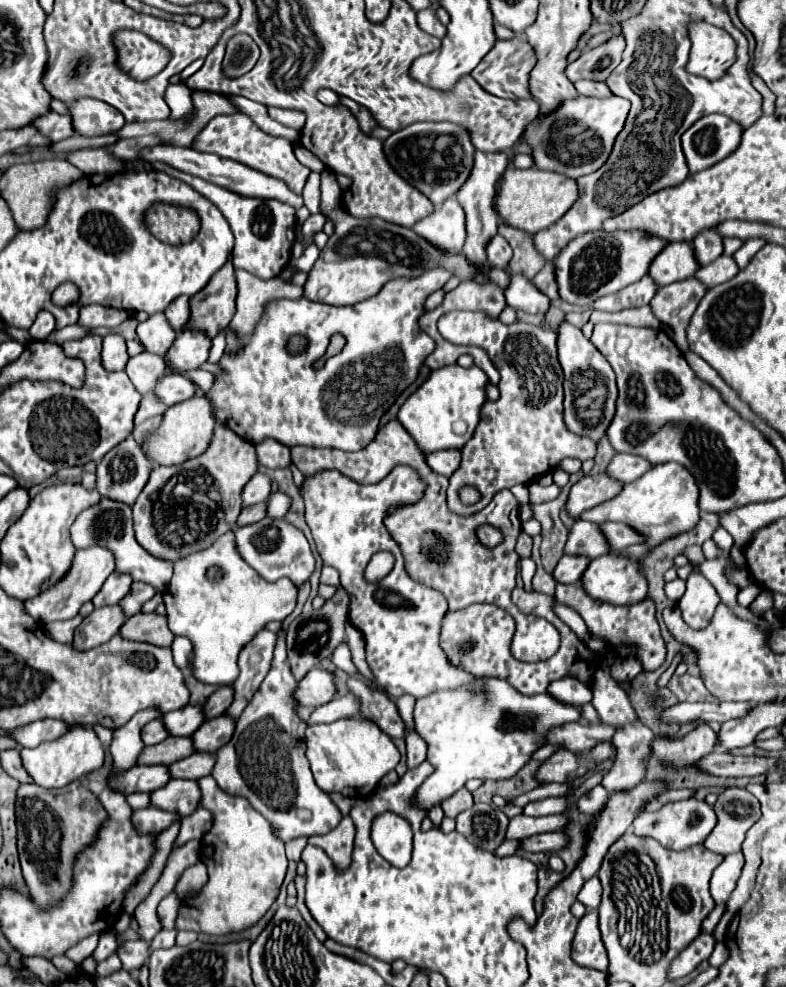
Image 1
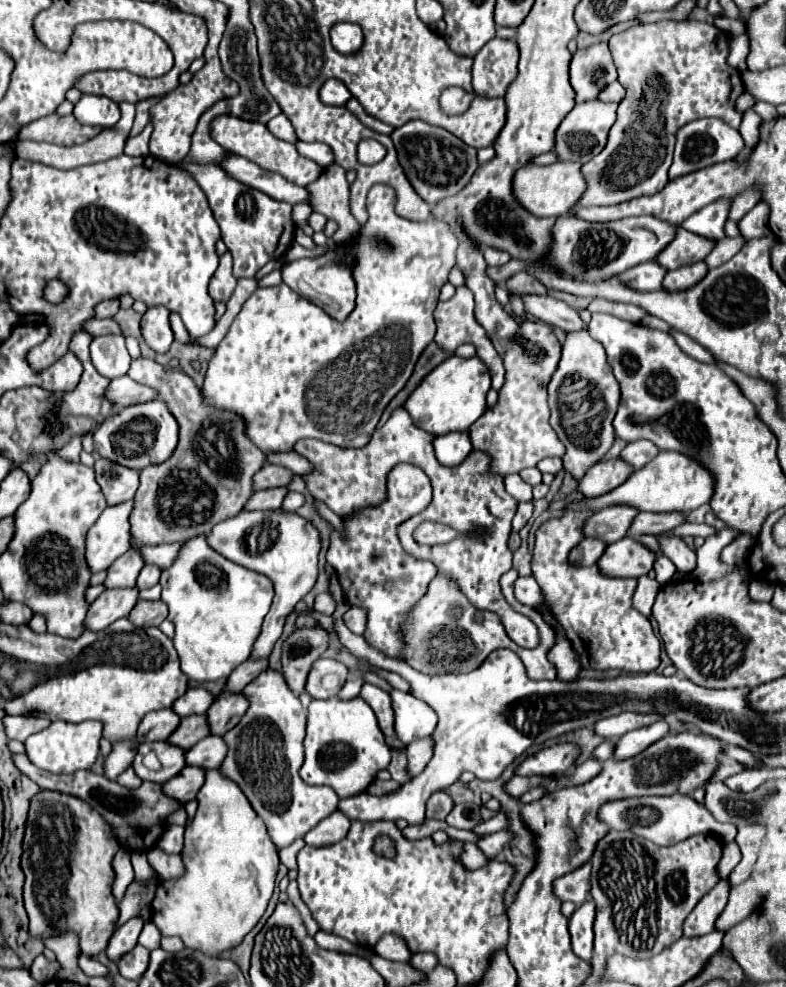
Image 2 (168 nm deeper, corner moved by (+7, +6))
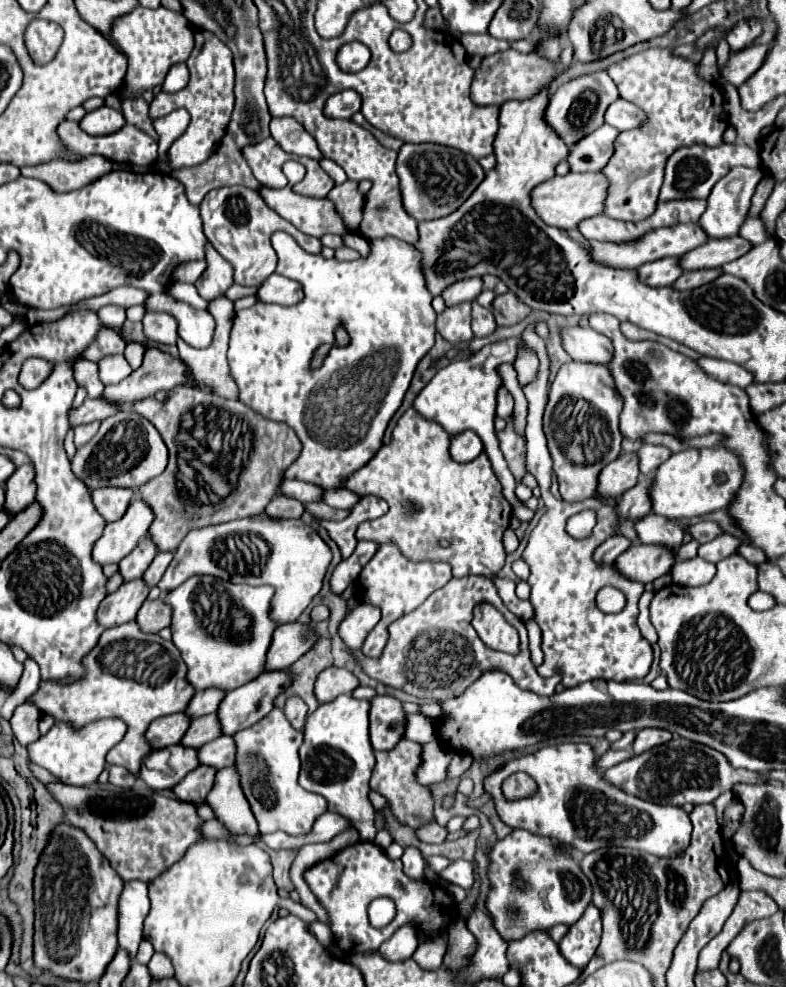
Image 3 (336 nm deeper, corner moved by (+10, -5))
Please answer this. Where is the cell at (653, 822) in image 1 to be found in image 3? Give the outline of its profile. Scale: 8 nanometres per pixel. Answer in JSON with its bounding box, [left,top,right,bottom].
[484,742,692,858]

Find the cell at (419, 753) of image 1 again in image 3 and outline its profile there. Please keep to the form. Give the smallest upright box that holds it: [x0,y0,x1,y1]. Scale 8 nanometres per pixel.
[406,714,438,744]

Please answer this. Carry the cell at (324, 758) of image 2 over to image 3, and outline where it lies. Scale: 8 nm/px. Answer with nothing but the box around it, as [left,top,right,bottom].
[300,694,378,842]

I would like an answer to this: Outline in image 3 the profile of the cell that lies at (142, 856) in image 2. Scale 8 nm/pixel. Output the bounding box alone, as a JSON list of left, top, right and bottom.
[118,880,150,960]

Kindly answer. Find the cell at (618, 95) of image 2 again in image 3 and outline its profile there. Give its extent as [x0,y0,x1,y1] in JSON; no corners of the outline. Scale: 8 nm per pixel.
[606,98,646,132]

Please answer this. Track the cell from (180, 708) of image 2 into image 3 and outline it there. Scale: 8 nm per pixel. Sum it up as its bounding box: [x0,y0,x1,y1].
[186,688,226,718]

